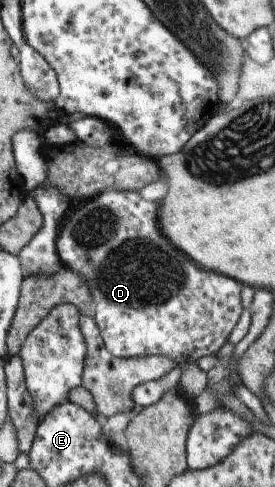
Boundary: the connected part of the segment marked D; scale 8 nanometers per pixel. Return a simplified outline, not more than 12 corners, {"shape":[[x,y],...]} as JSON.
{"shape":[[156,203],[69,210],[62,267],[117,358],[216,353],[235,279],[160,235]]}

